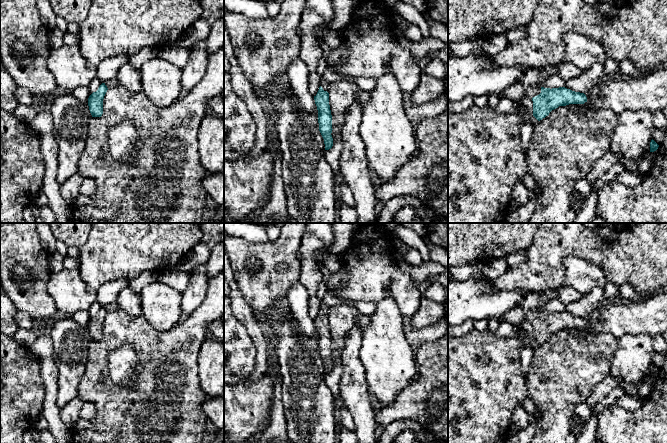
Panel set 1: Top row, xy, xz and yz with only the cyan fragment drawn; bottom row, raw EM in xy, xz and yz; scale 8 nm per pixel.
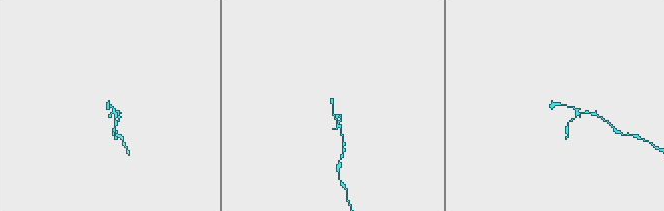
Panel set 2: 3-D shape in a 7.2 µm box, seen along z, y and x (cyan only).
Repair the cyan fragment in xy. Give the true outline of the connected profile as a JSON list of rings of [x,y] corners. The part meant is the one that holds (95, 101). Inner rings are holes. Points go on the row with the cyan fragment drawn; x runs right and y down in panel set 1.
[[[102,83],[96,92],[93,92],[88,98],[88,106],[92,117],[101,117],[103,114],[103,99],[108,88]]]

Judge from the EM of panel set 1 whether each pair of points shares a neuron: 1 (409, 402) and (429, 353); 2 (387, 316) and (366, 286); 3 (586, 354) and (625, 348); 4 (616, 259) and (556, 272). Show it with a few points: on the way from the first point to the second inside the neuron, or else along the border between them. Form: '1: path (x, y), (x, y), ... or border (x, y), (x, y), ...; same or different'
1: path (421, 390), (433, 378), (433, 365); same
2: border (375, 303), (384, 296), (387, 290), (400, 311); different
3: border (618, 339), (609, 373); different
4: path (598, 250), (567, 250), (563, 254); same

